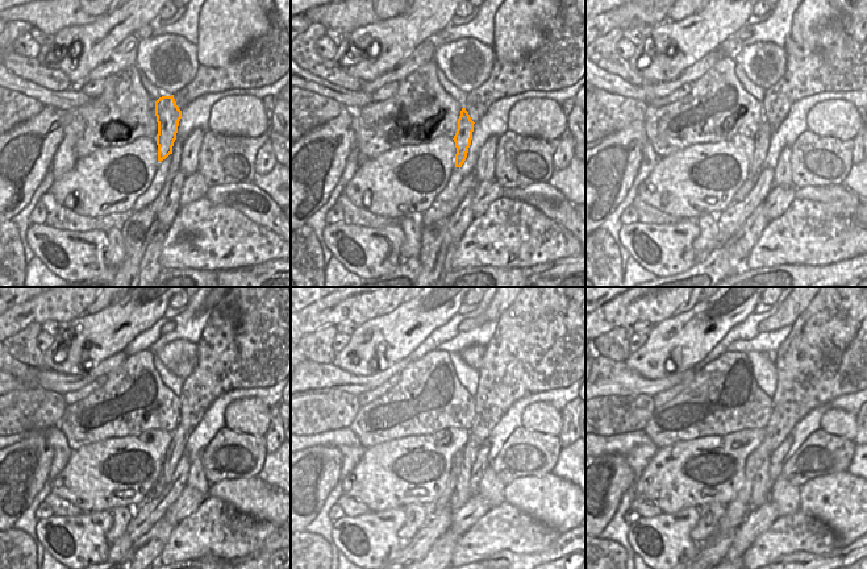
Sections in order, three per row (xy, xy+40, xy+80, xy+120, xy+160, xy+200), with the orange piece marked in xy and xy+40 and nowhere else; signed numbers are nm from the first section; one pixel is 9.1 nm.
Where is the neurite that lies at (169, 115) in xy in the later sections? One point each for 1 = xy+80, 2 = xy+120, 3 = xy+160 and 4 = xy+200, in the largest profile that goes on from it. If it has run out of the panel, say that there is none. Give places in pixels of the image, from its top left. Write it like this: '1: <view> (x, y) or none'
1: xy+80 (762, 138)
2: xy+120 (179, 436)
3: xy+160 (470, 453)
4: xy+200 (762, 485)

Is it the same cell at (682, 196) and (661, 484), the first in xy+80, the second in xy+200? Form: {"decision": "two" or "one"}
{"decision": "one"}

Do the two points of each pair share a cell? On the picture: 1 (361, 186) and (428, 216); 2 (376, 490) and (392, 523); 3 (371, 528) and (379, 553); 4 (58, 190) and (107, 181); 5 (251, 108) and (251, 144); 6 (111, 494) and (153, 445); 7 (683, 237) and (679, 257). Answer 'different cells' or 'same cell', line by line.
1: different cells
2: different cells
3: same cell
4: same cell
5: different cells
6: same cell
7: same cell

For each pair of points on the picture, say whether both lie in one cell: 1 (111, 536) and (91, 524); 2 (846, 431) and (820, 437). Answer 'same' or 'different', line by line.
1: different
2: different

